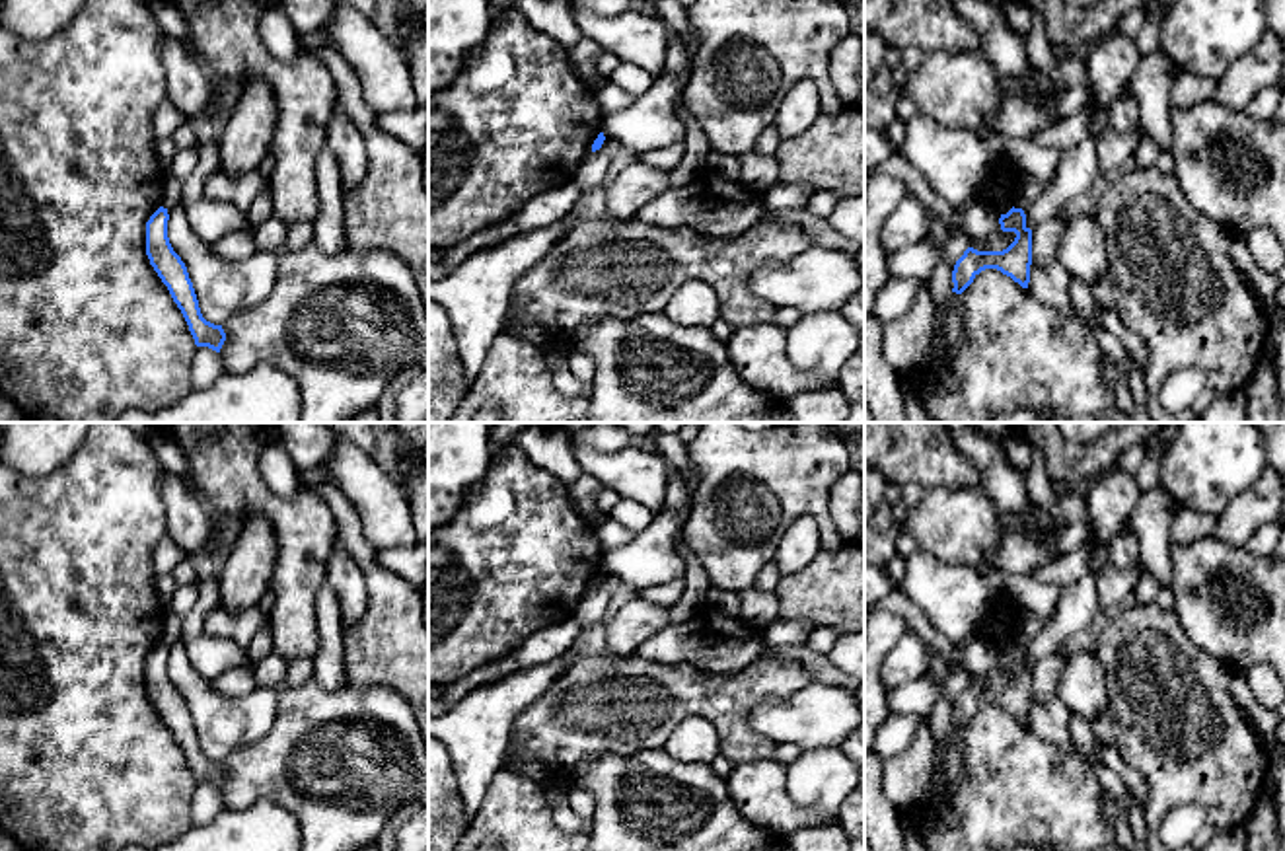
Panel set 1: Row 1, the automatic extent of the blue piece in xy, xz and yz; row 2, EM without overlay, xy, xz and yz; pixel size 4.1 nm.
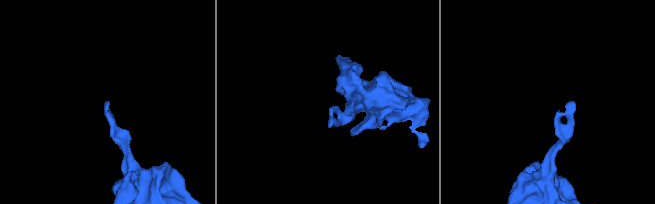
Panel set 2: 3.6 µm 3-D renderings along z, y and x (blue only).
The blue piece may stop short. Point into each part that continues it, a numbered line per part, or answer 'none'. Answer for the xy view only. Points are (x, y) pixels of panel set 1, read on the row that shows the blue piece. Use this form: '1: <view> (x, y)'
none

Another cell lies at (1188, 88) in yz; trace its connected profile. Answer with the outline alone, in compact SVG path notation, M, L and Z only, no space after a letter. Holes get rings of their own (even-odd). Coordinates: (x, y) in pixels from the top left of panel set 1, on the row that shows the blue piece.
M1178 70L1170 88L1170 109L1213 101L1217 80Z

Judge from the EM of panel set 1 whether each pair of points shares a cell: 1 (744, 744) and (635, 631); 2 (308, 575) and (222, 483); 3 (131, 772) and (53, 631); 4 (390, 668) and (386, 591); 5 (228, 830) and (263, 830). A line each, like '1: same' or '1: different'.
1: different
2: same
3: same
4: same
5: same

